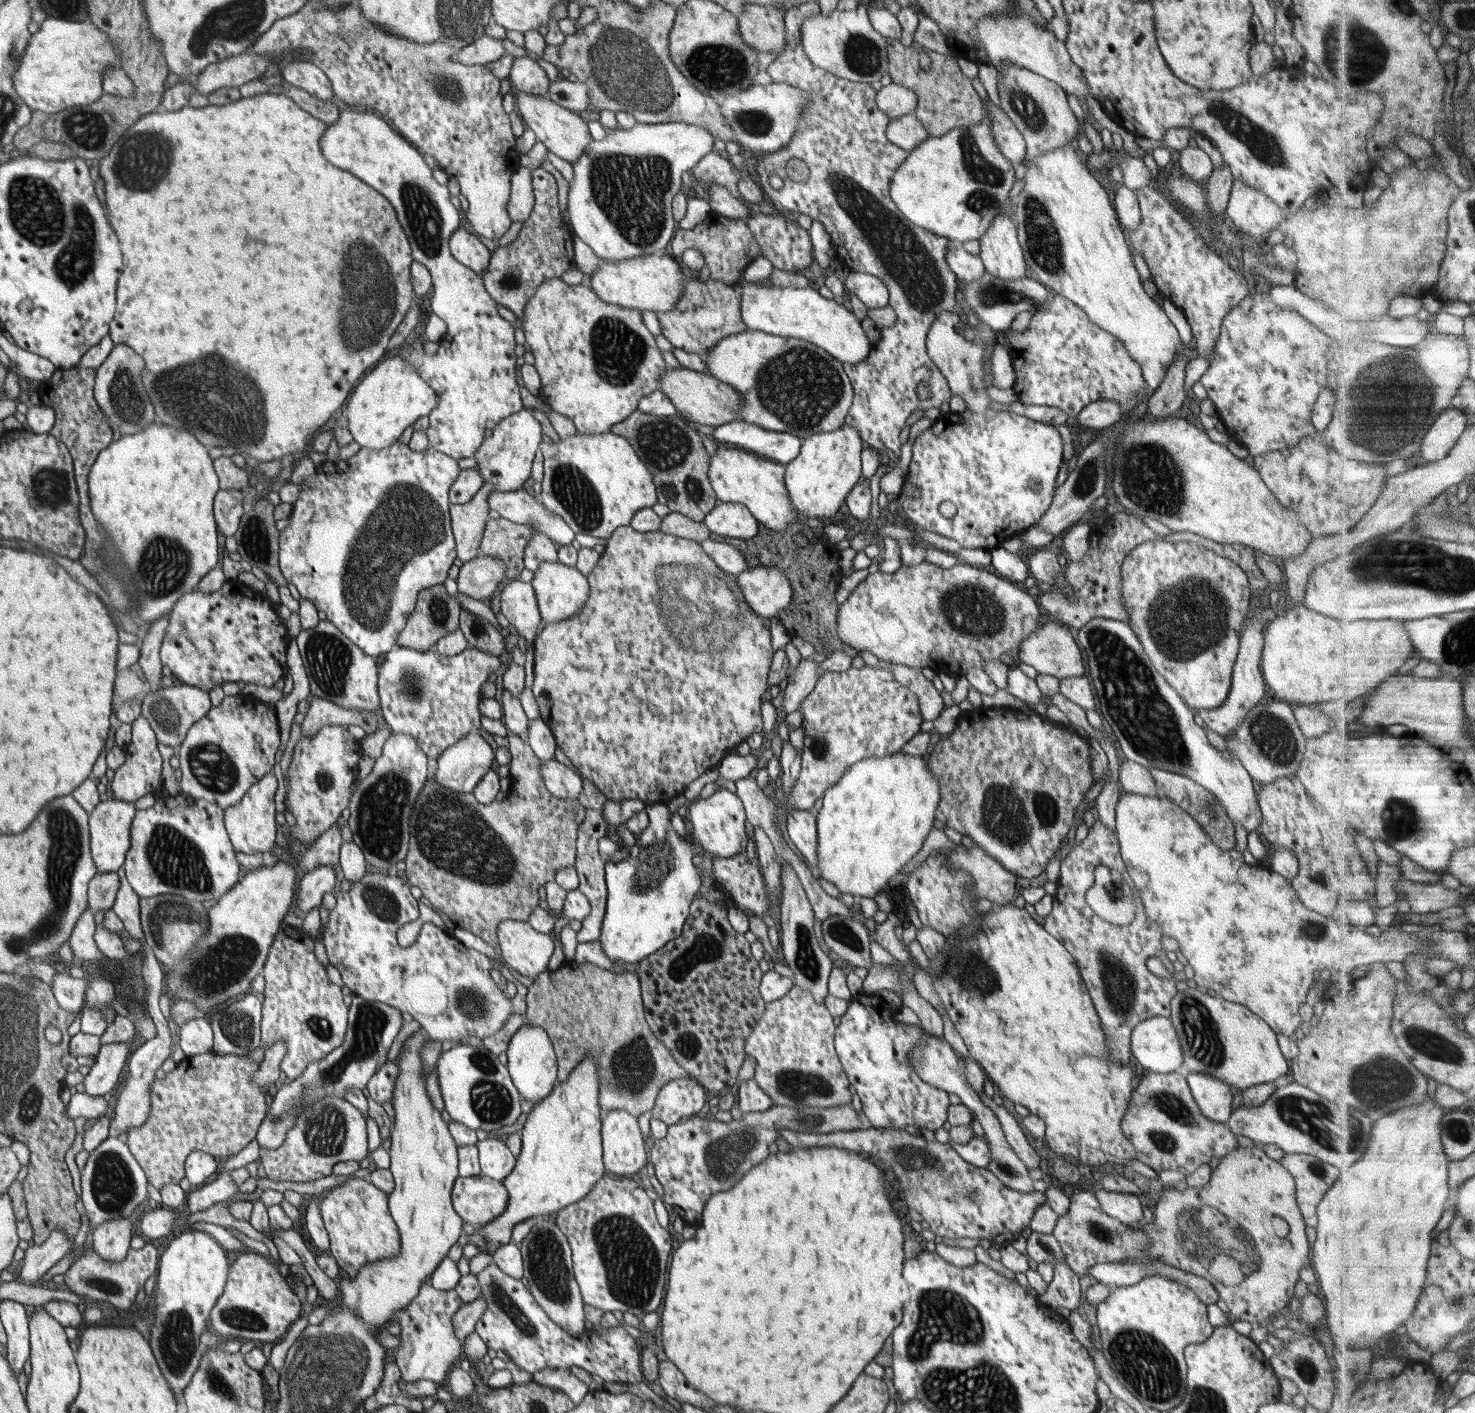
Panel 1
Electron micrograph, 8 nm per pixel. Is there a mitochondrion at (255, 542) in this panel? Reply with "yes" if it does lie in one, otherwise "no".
yes

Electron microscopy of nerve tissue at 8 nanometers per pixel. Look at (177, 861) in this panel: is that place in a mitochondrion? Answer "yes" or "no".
yes

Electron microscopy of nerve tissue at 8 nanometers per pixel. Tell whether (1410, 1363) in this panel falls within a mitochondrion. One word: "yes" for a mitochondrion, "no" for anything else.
no

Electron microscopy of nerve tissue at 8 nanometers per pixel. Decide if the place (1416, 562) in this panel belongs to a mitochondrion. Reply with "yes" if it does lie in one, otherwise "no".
yes

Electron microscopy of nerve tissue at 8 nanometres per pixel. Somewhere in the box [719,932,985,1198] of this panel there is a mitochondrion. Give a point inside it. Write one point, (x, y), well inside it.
(797, 1085)

